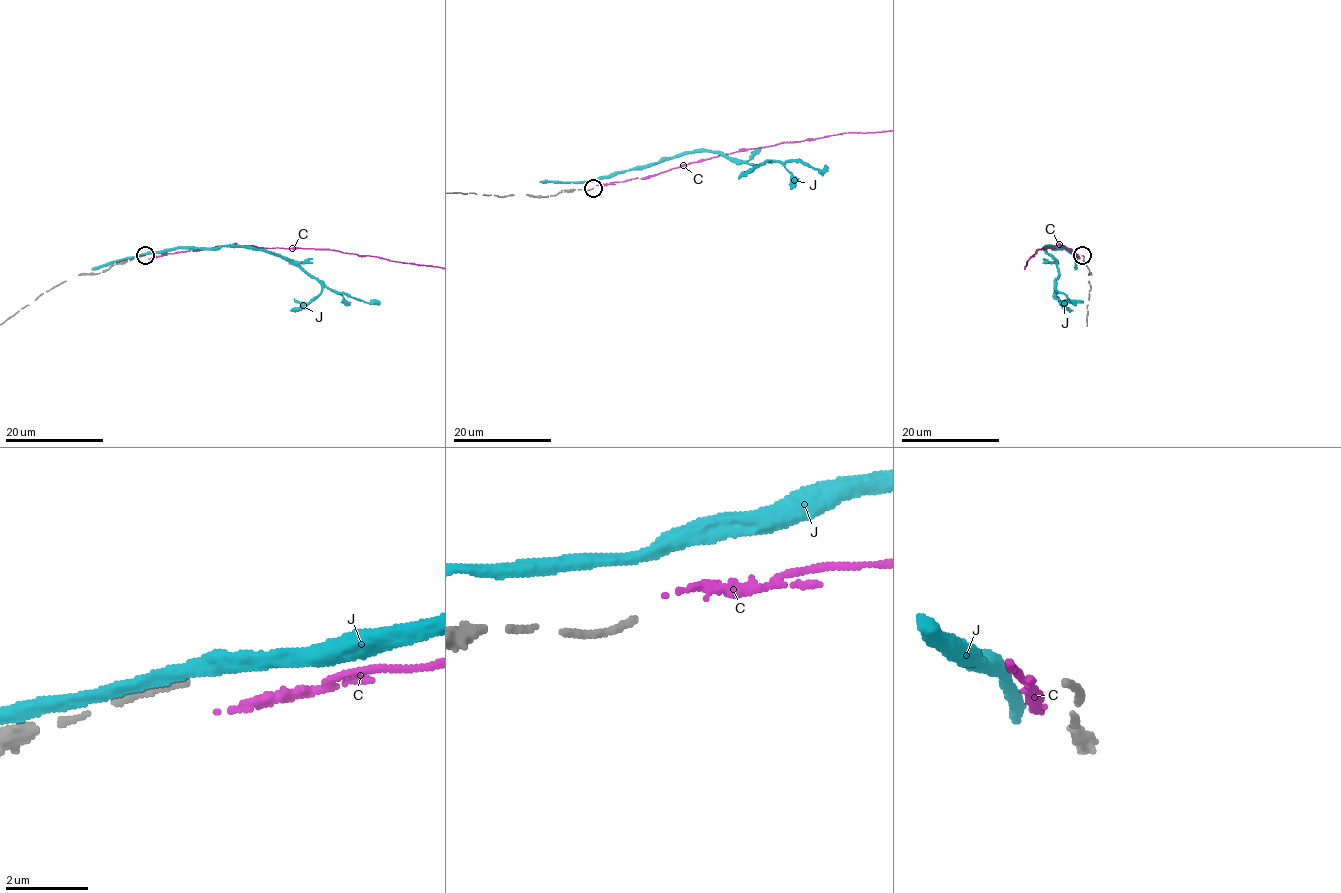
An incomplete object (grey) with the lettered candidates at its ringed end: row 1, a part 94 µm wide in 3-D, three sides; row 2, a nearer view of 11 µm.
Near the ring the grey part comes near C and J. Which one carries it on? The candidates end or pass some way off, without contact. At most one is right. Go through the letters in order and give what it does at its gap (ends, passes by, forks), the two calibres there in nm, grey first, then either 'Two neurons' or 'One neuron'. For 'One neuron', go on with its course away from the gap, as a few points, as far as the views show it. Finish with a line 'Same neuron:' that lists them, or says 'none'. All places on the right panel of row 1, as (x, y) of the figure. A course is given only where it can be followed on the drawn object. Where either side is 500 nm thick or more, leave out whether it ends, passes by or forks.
C: It ends there. Thickness 160 nm (grey) against 110 nm. Two neurons
J: It passes by. Thickness 160 nm (grey) against 320 nm. Two neurons
Same neuron: none

